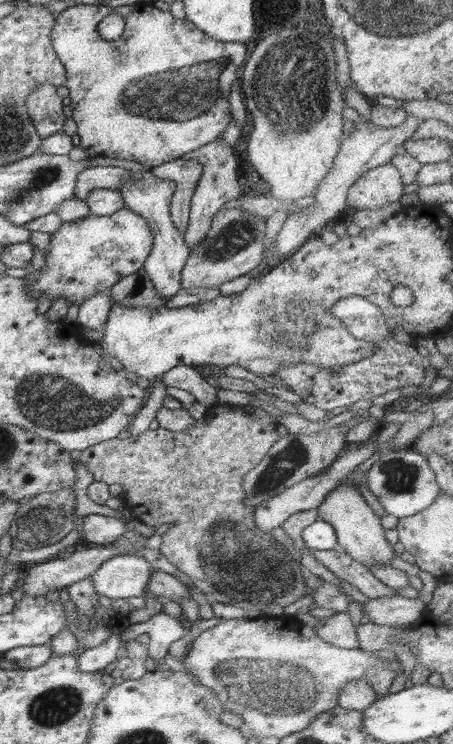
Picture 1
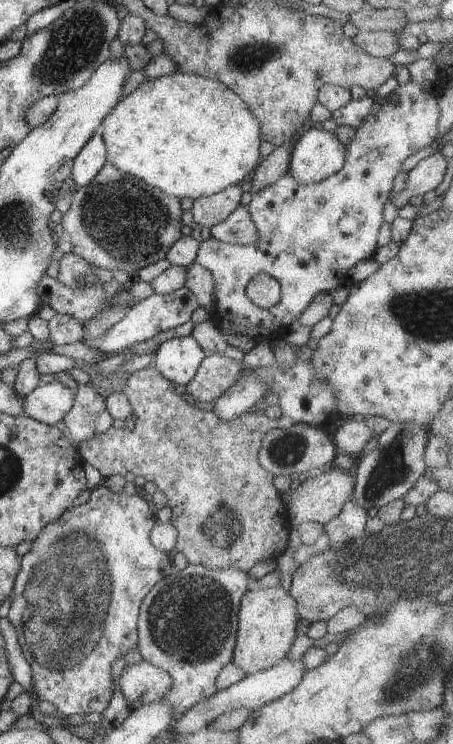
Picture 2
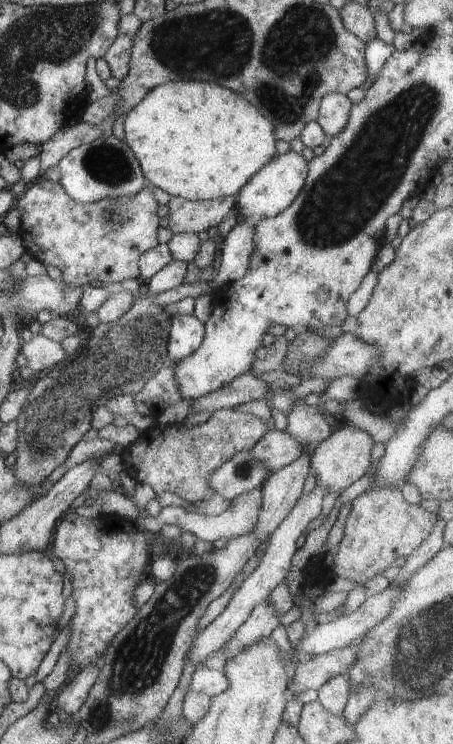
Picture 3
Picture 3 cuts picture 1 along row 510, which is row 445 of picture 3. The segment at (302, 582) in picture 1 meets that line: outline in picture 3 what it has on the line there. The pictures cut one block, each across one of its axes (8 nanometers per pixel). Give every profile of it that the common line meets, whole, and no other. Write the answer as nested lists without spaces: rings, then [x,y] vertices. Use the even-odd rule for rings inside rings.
[[[222,409],[214,411],[202,425],[186,427],[182,422],[163,427],[153,424],[120,455],[126,472],[138,483],[150,484],[156,495],[164,491],[174,492],[192,502],[215,494],[207,483],[209,474],[235,454],[249,451],[266,431],[269,430],[256,415]]]

